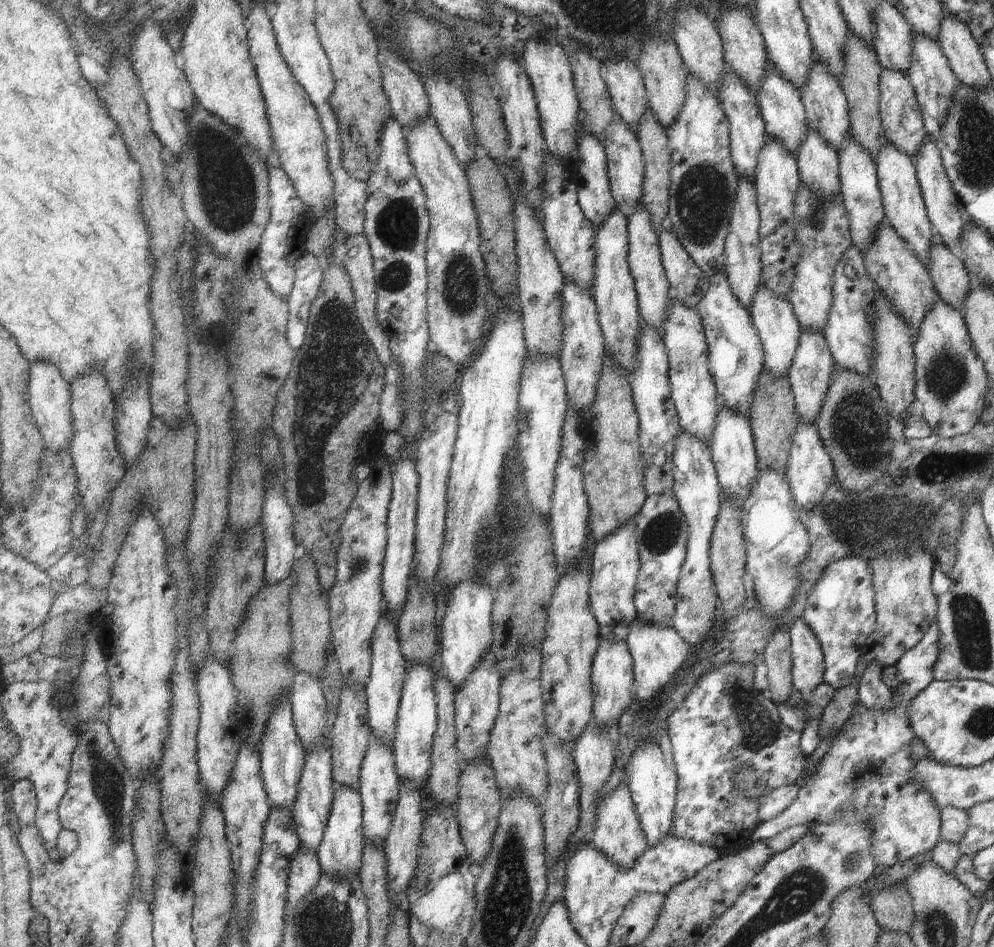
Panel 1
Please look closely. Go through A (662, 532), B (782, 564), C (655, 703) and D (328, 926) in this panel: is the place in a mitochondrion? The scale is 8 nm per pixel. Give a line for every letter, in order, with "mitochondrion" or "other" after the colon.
A: mitochondrion
B: mitochondrion
C: other
D: mitochondrion

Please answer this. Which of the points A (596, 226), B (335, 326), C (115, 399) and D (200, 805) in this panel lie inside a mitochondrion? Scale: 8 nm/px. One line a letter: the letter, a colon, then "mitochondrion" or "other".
A: other
B: mitochondrion
C: other
D: other

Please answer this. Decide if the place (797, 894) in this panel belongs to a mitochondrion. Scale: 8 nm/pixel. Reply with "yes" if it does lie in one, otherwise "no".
yes

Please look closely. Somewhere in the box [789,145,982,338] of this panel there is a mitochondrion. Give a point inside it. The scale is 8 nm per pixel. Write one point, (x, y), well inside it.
(813, 218)

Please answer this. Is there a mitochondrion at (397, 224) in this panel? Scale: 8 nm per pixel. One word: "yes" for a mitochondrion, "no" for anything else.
yes

